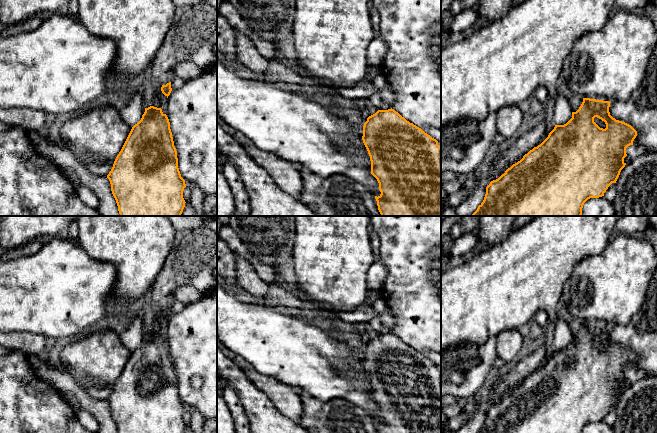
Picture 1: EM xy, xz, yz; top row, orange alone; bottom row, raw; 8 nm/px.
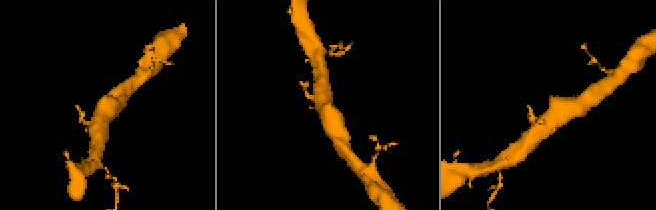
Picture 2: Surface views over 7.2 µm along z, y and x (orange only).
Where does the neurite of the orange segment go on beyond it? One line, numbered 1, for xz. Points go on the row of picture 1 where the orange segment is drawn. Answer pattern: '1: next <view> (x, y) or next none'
1: next none

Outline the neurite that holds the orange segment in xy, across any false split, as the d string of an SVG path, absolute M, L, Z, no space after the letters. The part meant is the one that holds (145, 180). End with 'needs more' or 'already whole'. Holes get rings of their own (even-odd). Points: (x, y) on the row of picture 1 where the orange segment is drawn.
M154 106L145 108L141 120L132 127L107 178L110 181L120 216L181 216L186 203L183 198L186 184L178 168L177 151L170 122L161 108Z; already whole

